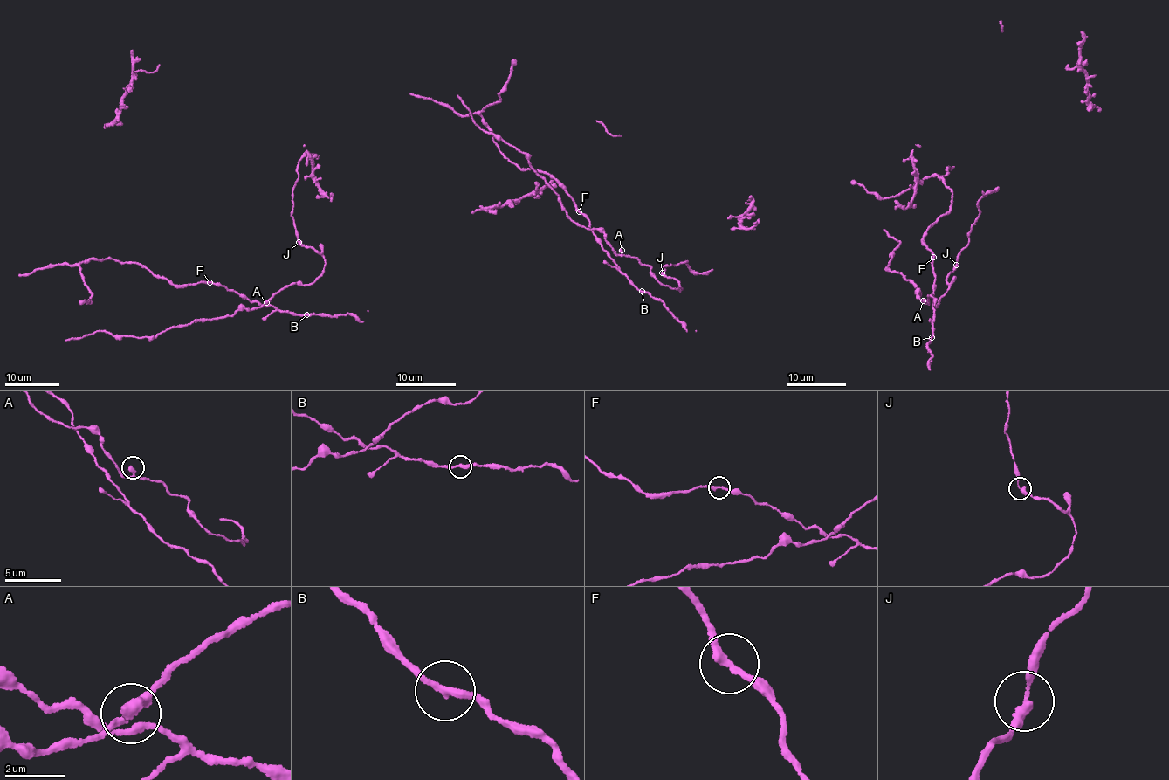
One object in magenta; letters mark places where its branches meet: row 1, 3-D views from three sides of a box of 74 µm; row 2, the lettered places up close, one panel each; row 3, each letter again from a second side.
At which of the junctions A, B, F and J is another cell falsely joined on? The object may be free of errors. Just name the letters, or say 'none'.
none

